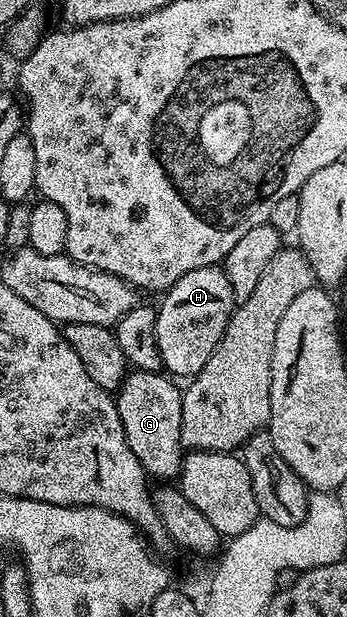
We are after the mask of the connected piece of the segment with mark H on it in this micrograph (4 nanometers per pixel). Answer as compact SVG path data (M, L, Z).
M221 267L188 270L184 278L166 289L161 300L162 305L156 308L158 317L154 329L162 367L174 378L196 377L204 370L204 362L212 358L212 350L216 350L236 307L232 286Z

